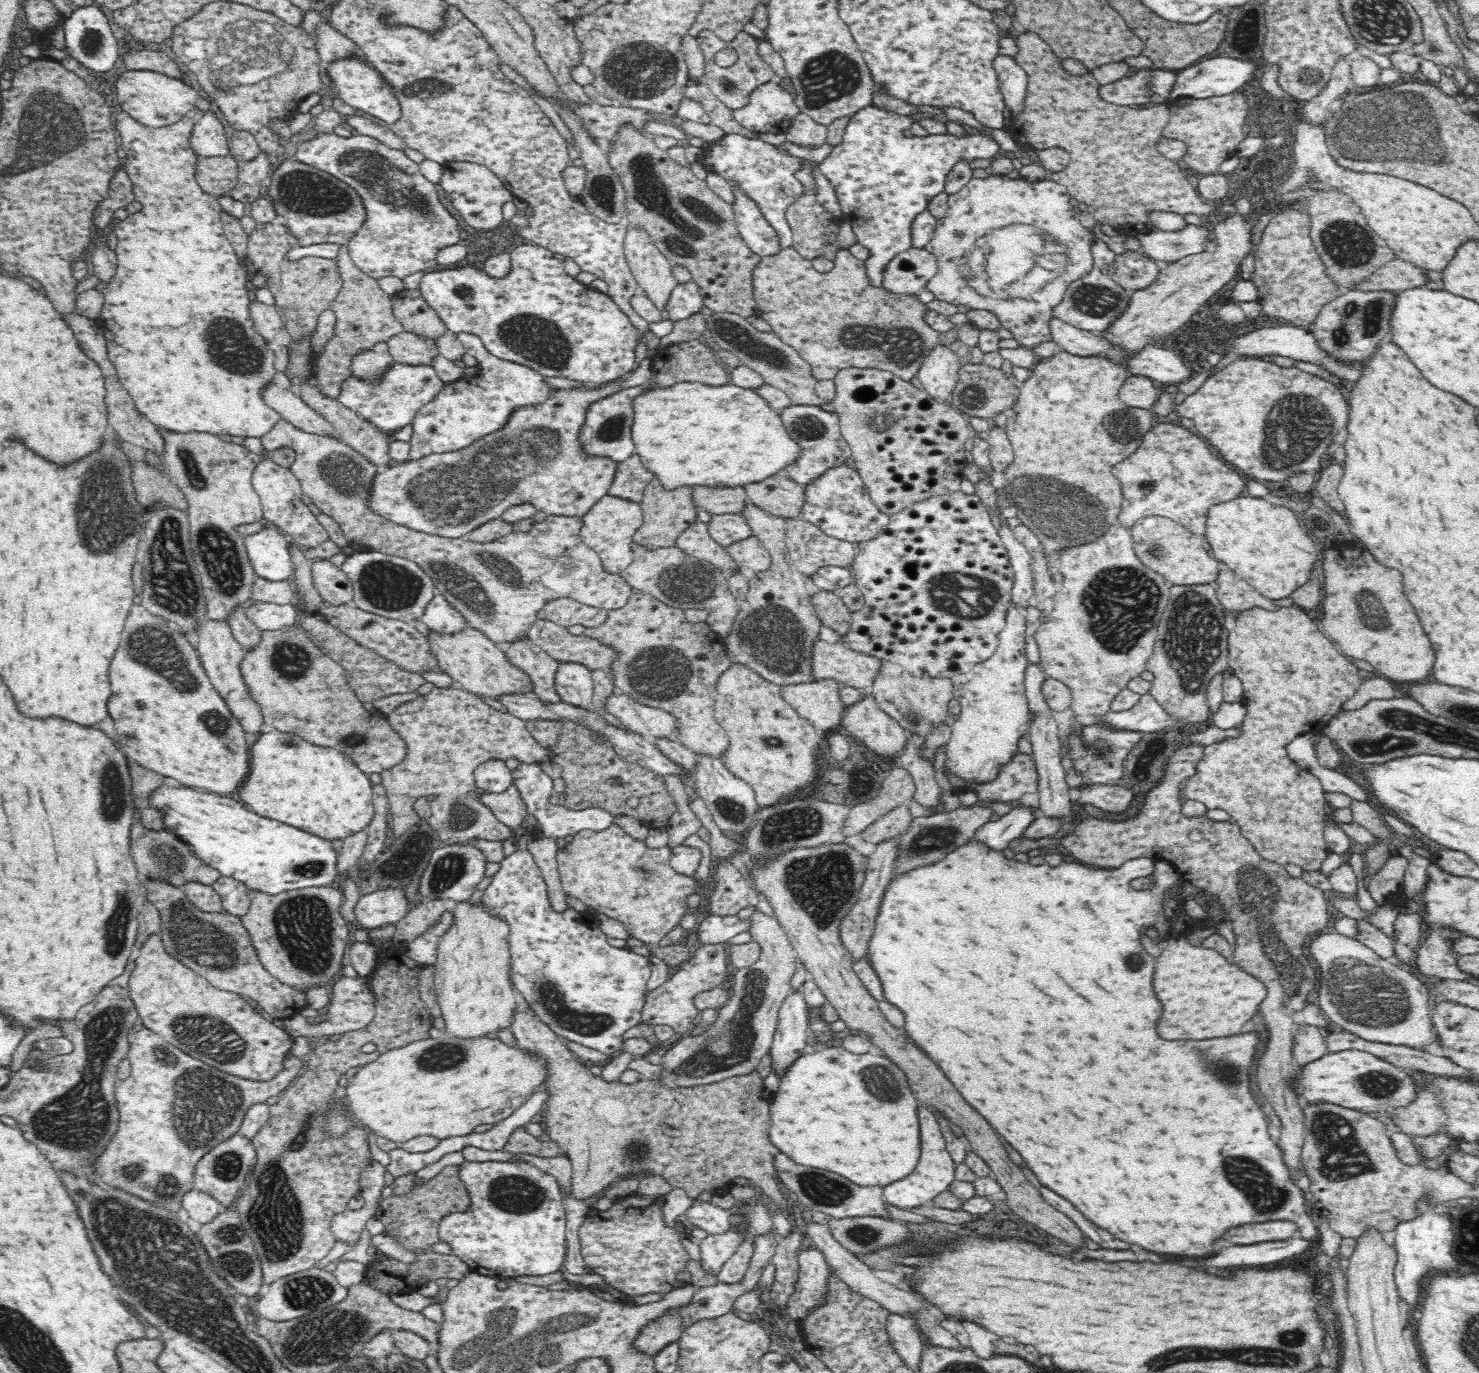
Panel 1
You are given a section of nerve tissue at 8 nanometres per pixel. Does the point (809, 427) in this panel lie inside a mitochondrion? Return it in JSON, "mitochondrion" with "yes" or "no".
{"mitochondrion":"yes"}

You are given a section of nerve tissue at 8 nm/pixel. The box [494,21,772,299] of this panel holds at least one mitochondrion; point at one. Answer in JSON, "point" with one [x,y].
{"point":[688,230]}

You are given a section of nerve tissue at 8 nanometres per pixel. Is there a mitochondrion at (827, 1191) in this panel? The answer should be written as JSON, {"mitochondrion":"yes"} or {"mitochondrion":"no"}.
{"mitochondrion":"yes"}

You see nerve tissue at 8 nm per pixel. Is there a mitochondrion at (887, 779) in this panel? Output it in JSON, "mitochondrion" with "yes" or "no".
{"mitochondrion":"no"}

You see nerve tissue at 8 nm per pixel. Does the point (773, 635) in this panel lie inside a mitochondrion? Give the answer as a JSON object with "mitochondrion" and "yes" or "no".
{"mitochondrion":"yes"}

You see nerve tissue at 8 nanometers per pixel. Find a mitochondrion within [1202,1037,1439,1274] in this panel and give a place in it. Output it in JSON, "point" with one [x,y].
{"point":[1340,1154]}

